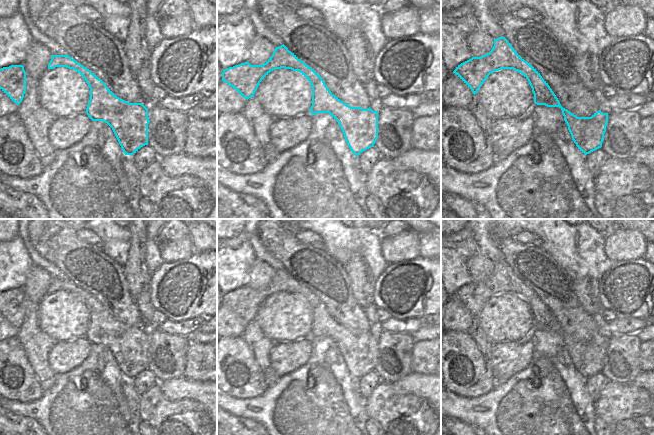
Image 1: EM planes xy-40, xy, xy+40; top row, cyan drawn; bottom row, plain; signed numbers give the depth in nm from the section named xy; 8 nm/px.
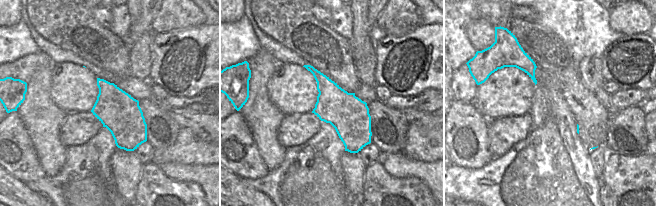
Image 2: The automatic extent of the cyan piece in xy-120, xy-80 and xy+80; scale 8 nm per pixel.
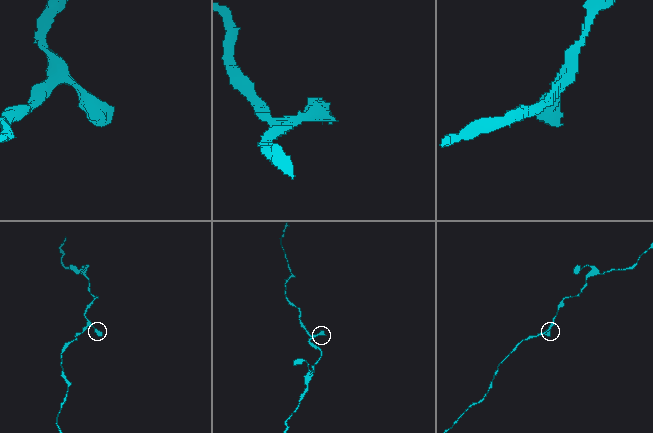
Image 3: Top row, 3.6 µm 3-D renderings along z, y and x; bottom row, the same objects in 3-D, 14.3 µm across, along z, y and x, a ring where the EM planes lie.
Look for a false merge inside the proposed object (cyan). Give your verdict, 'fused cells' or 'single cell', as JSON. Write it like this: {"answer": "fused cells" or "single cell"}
{"answer": "single cell"}

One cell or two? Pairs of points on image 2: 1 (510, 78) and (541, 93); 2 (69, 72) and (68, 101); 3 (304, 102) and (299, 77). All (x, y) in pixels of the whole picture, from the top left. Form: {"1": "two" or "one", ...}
{"1": "two", "2": "one", "3": "one"}

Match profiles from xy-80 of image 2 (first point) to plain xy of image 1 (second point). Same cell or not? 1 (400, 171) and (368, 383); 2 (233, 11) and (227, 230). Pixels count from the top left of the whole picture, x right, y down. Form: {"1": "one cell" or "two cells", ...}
{"1": "two cells", "2": "one cell"}

